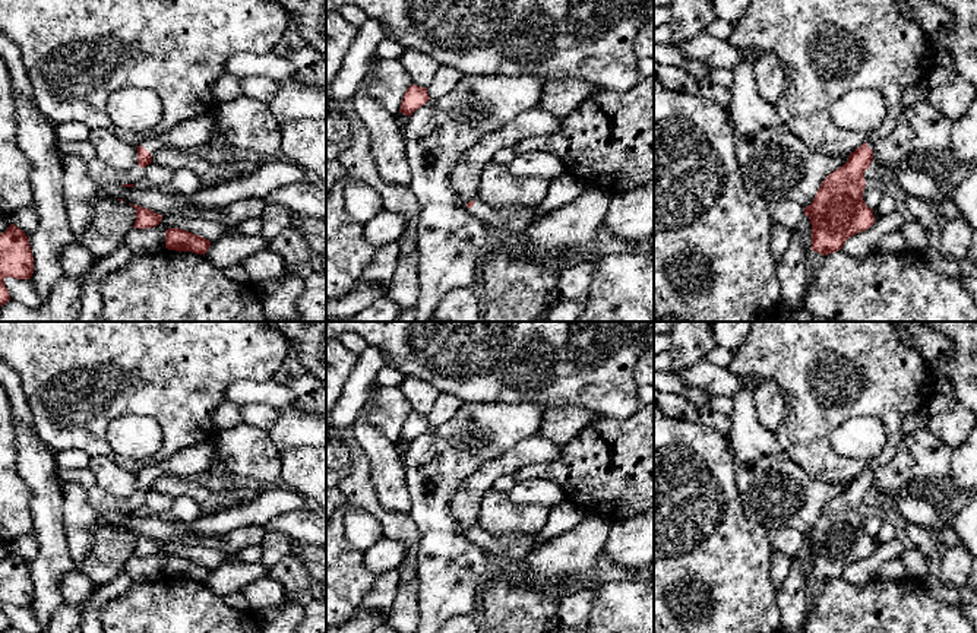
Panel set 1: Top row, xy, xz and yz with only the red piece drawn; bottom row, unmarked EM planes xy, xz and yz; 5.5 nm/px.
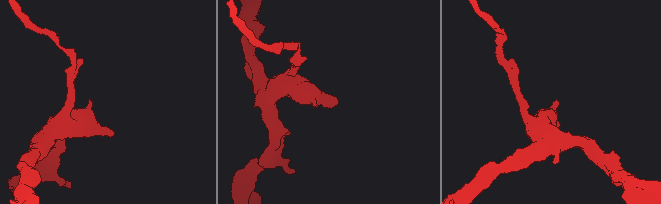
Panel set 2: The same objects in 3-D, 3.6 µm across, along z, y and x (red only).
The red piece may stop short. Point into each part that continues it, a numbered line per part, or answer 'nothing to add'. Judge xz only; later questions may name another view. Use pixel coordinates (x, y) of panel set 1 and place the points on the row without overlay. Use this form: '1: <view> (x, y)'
1: xz (512, 547)

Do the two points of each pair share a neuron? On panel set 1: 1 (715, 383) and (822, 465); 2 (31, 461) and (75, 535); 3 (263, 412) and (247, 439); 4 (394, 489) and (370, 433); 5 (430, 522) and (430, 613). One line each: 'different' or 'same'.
1: different
2: different
3: different
4: same
5: same

